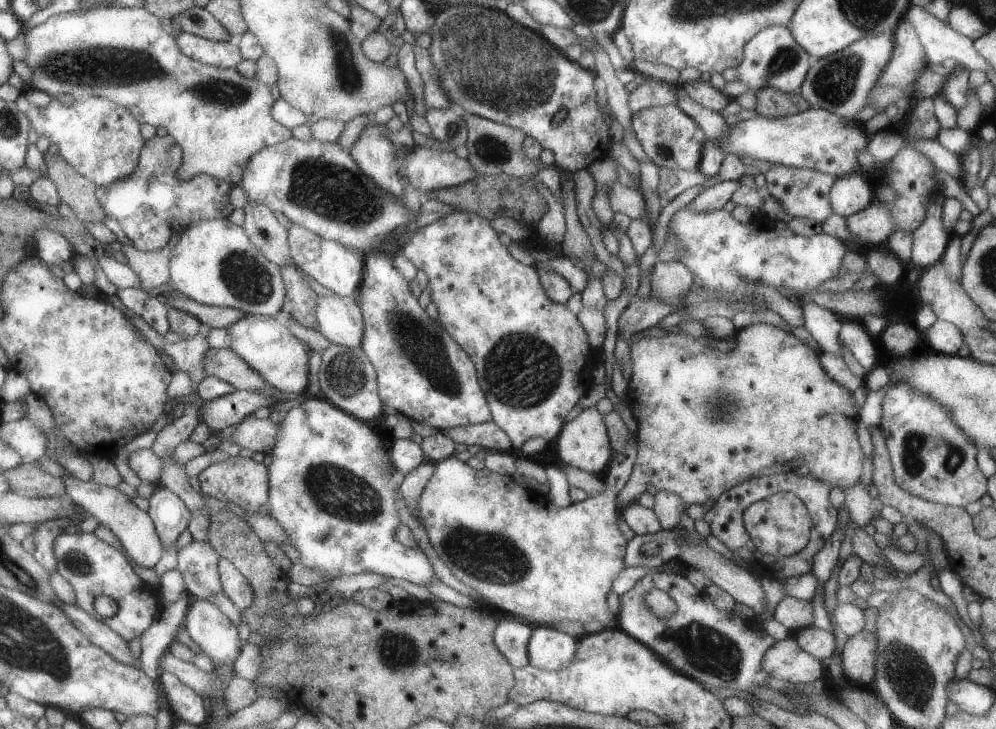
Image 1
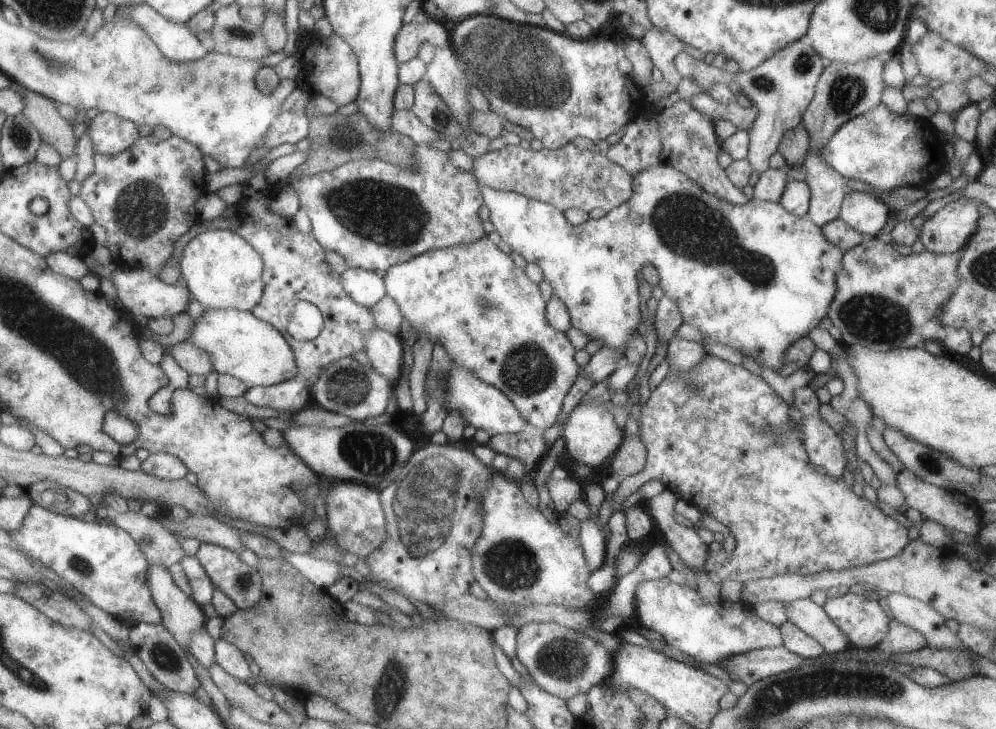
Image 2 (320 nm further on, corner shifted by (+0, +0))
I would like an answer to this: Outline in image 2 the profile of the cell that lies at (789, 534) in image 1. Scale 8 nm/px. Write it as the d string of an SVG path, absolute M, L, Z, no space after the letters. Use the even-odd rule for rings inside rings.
M706 353L692 370L677 373L672 371L668 373L664 380L651 391L650 398L646 405L641 407L641 422L639 426L640 438L647 448L647 463L642 472L634 476L626 477L622 480L622 487L619 490L605 494L604 504L610 504L613 512L623 511L629 501L634 498L635 492L640 487L652 479L661 480L665 484L665 488L675 492L679 498L693 504L700 511L709 513L718 522L726 525L736 539L736 548L731 552L726 552L722 549L720 552L712 552L711 558L707 561L705 572L714 572L724 582L724 580L733 580L741 583L746 581L756 580L760 578L770 578L776 575L795 574L800 576L815 575L824 571L839 571L842 569L851 569L854 567L871 565L878 561L885 561L900 554L911 541L908 537L908 529L898 523L892 516L884 514L884 512L870 502L865 497L858 497L852 489L844 482L843 477L834 478L828 473L822 475L816 471L808 458L808 453L805 449L804 434L800 429L797 429L789 417L790 406L762 377L759 377L742 365L735 365L721 358L712 356Z

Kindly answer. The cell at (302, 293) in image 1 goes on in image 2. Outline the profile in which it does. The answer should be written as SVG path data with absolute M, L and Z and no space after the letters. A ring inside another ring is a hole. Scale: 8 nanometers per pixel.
M302 111L281 112L271 123L259 147L252 149L244 168L250 168L252 176L242 184L242 196L236 203L240 226L235 233L251 244L262 257L263 295L260 302L251 310L252 314L274 326L285 336L295 354L297 378L312 386L324 369L335 360L352 357L367 347L367 336L376 327L370 308L358 304L344 290L340 276L326 261L325 248L314 235L306 234L296 227L293 217L281 215L269 207L276 196L278 186L266 177L267 166L260 166L260 160L276 146L284 143L297 143L308 137L309 118ZM298 301L315 304L322 313L322 332L309 341L296 340L289 334L291 309Z

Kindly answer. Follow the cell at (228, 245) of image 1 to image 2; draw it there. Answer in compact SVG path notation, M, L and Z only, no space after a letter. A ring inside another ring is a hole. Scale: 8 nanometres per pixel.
M229 229L200 233L183 250L181 272L189 292L206 309L251 311L263 295L263 260L256 249Z

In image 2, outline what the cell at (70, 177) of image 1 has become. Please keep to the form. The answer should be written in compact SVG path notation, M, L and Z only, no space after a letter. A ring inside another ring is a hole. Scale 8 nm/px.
M12 82L9 86L24 99L22 114L38 129L43 142L54 147L63 159L75 154L76 138L73 125L62 118L57 102Z

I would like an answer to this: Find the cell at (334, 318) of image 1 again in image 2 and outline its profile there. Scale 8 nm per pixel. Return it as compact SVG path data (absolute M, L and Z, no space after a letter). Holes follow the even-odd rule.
M376 327L367 336L367 357L371 360L373 368L384 375L392 384L397 386L402 376L404 364L404 342L401 336L394 336L388 331Z

